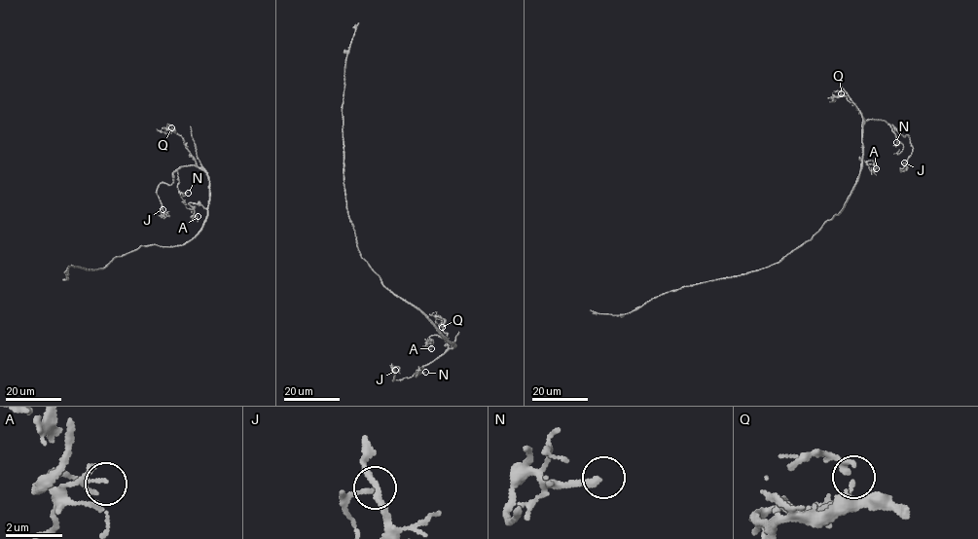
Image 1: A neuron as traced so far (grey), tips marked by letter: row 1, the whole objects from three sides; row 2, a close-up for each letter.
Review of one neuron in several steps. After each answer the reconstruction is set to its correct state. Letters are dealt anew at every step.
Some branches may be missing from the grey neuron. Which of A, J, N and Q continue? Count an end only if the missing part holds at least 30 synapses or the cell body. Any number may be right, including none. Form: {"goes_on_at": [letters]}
{"goes_on_at": []}

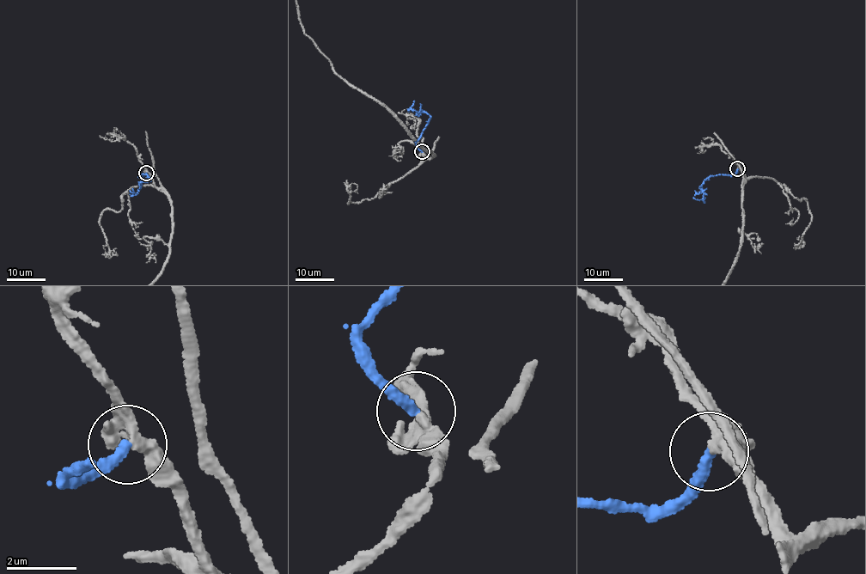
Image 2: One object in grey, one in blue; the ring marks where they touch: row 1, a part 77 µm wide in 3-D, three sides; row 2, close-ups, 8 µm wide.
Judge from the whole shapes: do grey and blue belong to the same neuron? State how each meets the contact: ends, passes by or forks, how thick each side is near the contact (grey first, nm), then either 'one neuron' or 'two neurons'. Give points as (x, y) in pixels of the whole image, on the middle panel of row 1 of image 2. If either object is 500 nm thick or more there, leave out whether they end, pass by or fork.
grey passes by; blue ends there; 320 nm thick on the grey side, 320 nm on the other; one neuron

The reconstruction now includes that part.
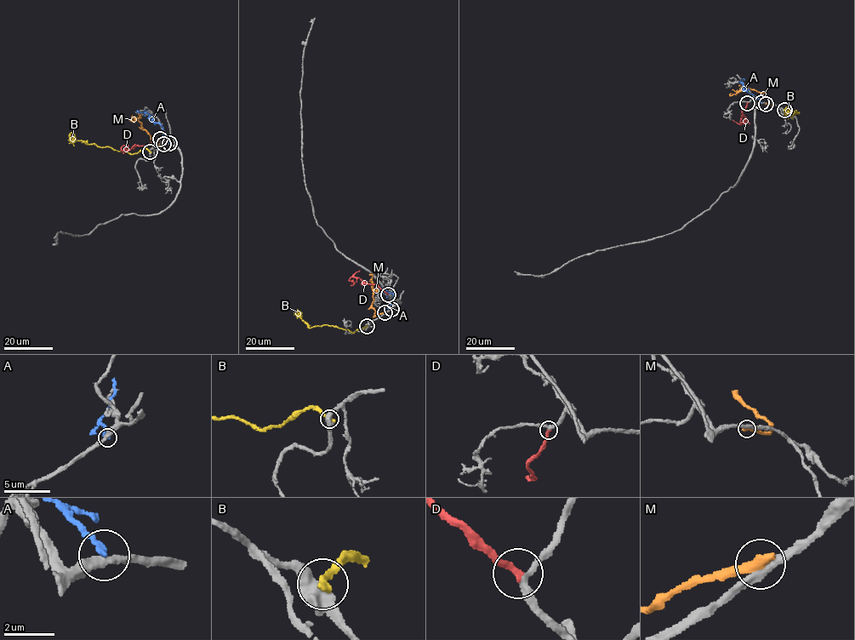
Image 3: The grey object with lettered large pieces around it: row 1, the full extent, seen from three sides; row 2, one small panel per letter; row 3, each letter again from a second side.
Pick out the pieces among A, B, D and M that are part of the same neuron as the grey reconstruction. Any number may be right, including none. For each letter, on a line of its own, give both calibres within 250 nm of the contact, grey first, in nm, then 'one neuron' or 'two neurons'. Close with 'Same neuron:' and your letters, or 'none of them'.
A: calibres 360 and 240 nm; two neurons
B: calibres 500 and 320 nm; two neurons
D: calibres 260 and 260 nm; one neuron
M: calibres 320 and 360 nm; two neurons
Same neuron: D

